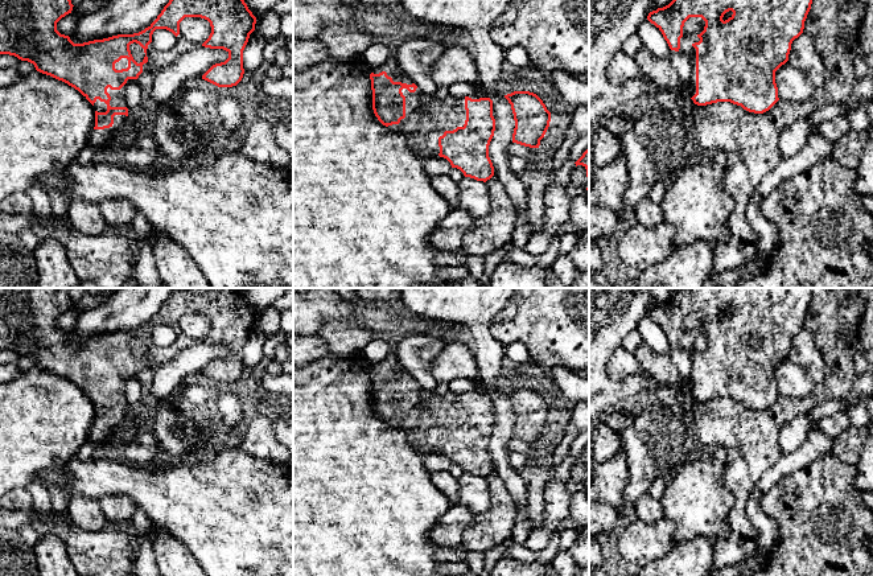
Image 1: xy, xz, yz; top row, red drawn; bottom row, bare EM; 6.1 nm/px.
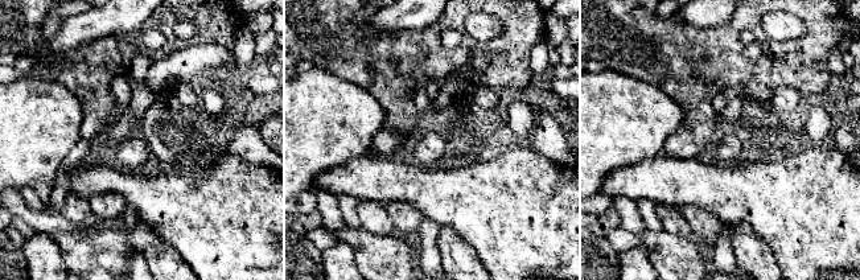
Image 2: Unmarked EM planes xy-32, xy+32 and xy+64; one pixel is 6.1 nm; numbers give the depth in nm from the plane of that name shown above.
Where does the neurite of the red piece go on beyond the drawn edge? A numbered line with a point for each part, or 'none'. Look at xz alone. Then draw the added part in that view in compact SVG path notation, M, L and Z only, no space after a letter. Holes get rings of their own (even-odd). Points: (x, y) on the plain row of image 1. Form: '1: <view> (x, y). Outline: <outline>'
1: xz (427, 414). Outline: M419 383L415 388L407 384L402 388L405 392L405 414L387 424L403 429L411 447L420 454L437 453L438 433L445 427L453 427L465 420L465 392L448 391L445 395L438 395Z

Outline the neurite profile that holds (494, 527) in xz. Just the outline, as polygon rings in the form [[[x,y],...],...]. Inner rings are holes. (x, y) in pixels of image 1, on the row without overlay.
[[[493,472],[486,477],[490,507],[464,531],[462,548],[468,552],[485,552],[497,546],[506,546],[516,523],[518,509],[505,487],[502,478]]]

